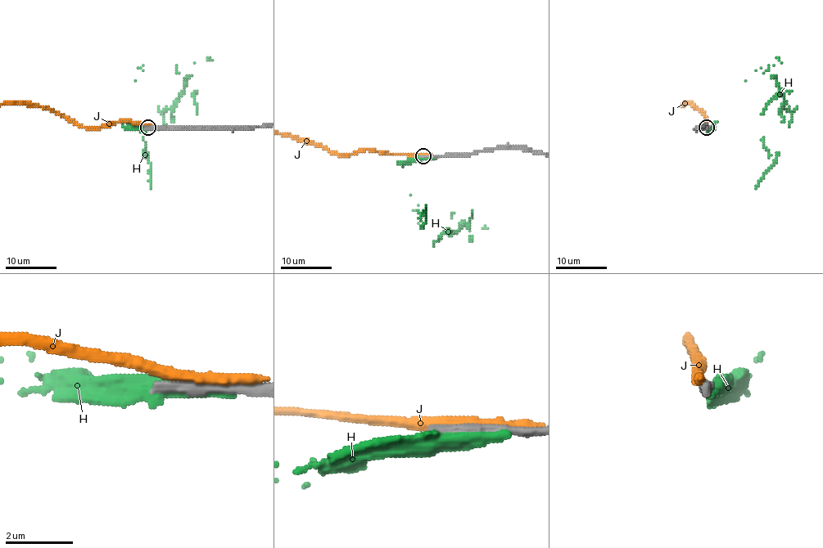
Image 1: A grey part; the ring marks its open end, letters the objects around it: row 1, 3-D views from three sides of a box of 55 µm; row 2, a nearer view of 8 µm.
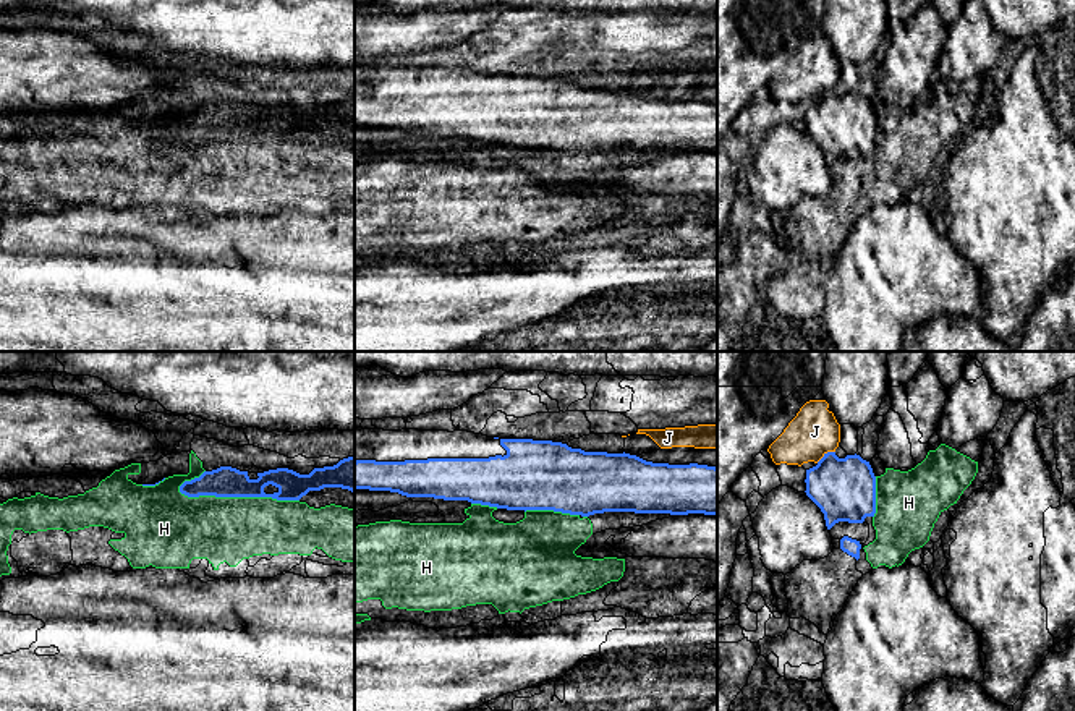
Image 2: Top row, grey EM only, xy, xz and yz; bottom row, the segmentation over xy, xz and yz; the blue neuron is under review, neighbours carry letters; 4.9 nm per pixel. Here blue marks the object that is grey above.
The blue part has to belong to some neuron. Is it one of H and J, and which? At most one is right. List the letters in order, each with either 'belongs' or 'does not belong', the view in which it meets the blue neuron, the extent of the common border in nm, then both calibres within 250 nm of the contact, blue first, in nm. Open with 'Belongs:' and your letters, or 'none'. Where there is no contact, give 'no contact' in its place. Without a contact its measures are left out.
Belongs: none
H: does not belong; meets blue in xy; contact 600 nm long; 160 nm thick on the blue side, 320 nm on the other
J: does not belong; meets blue in yz; contact 110 nm long; 300 nm thick on the blue side, 240 nm on the other

